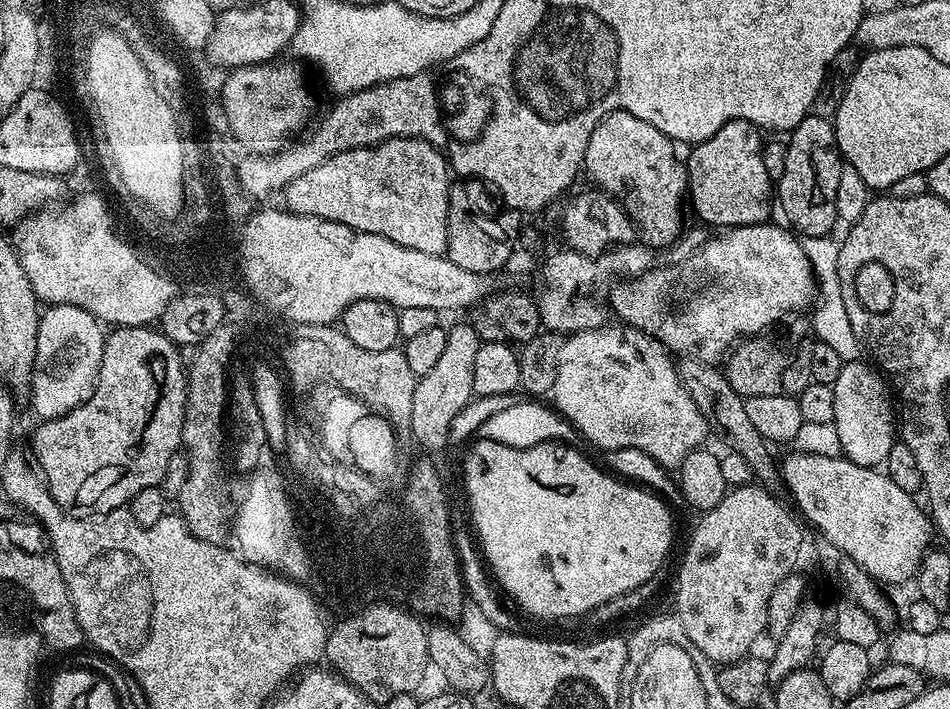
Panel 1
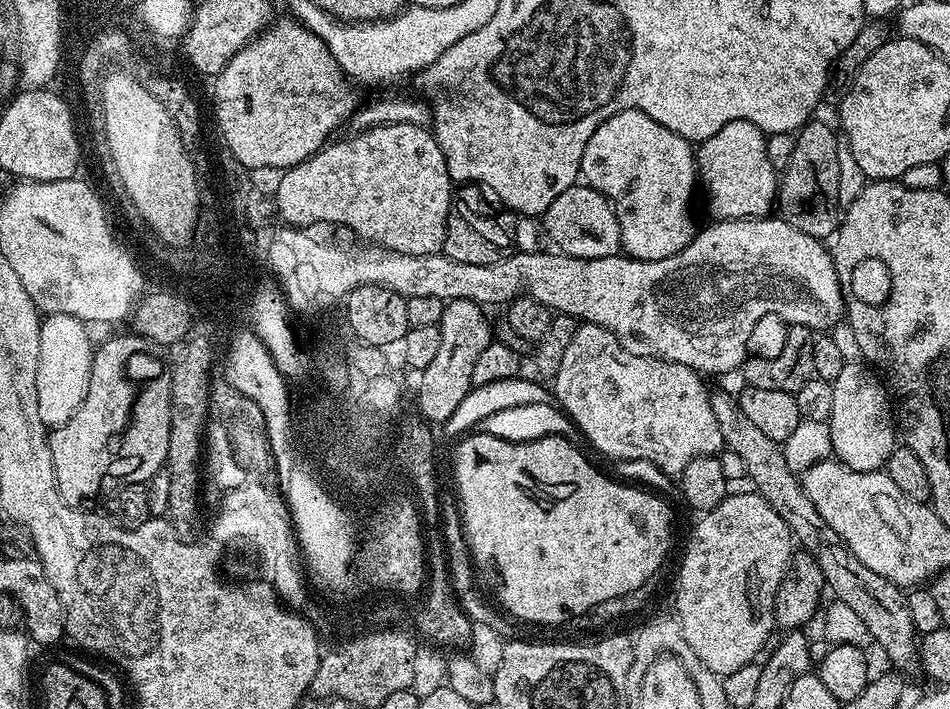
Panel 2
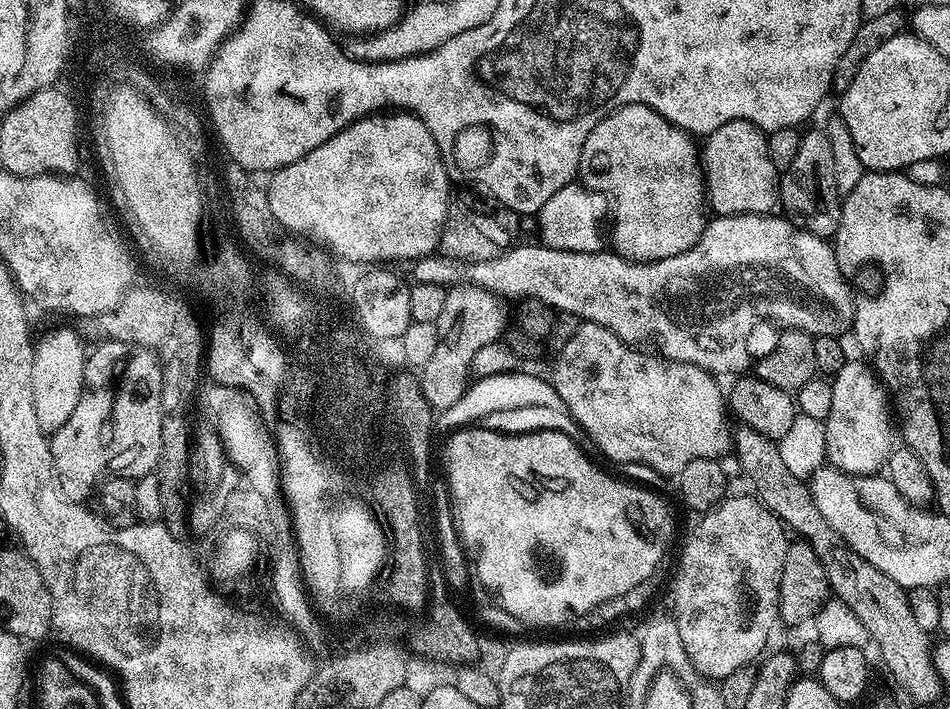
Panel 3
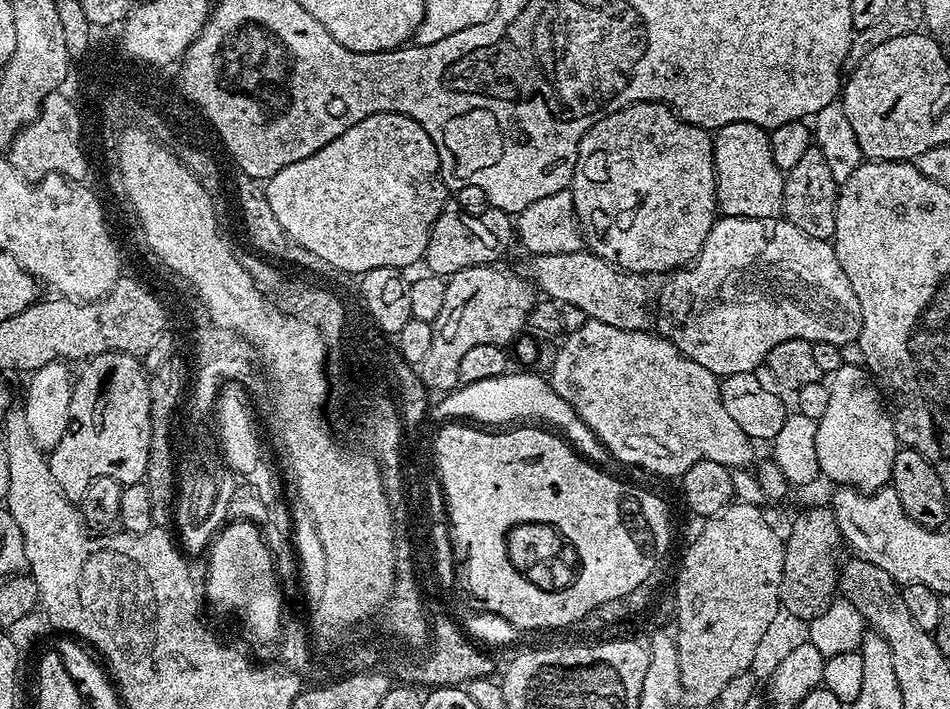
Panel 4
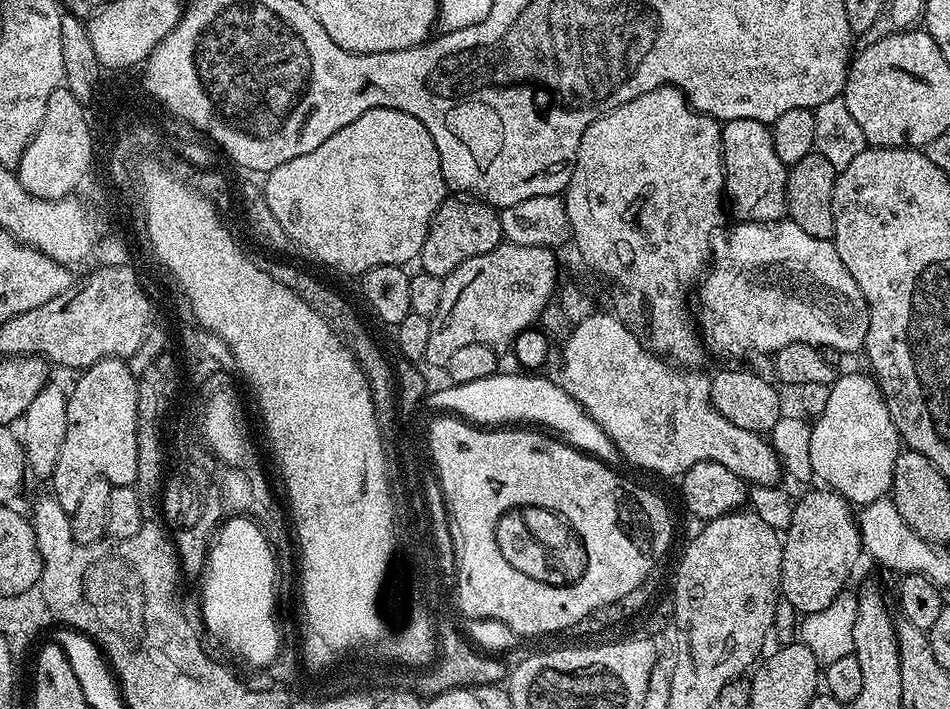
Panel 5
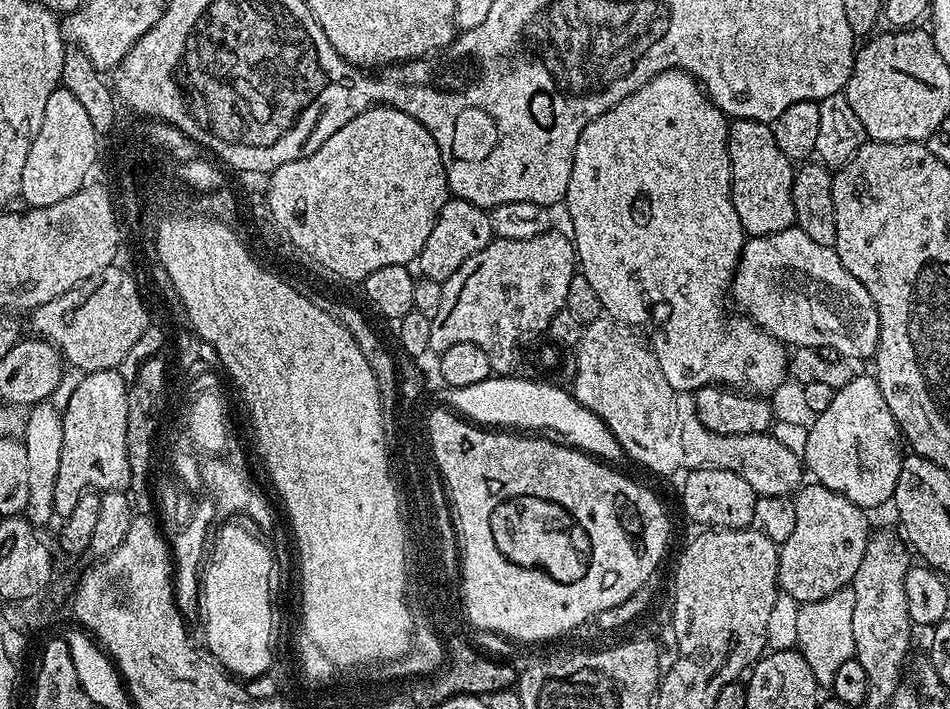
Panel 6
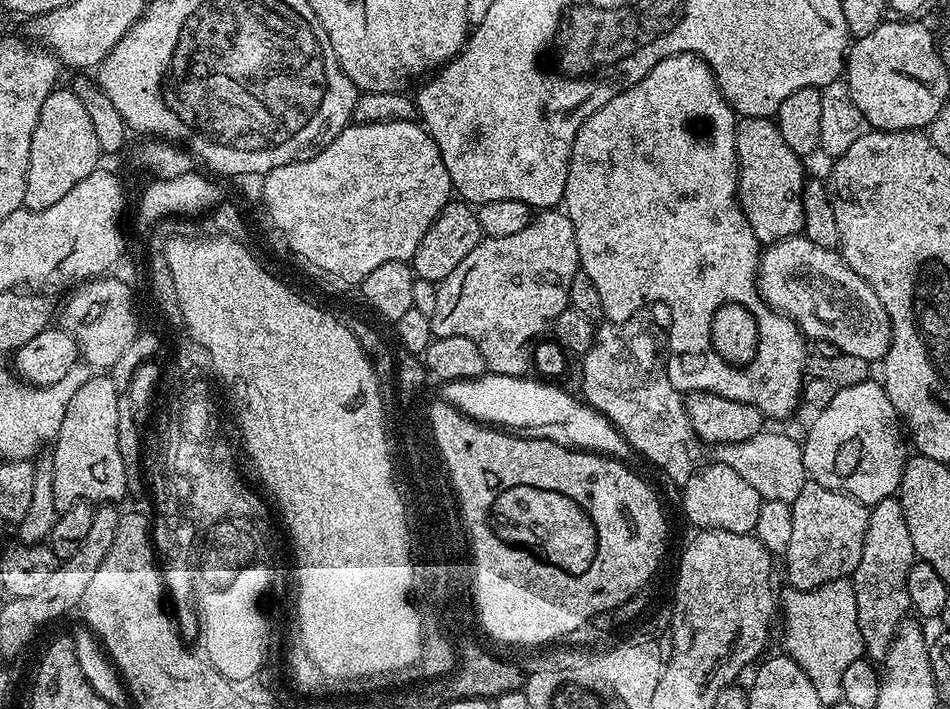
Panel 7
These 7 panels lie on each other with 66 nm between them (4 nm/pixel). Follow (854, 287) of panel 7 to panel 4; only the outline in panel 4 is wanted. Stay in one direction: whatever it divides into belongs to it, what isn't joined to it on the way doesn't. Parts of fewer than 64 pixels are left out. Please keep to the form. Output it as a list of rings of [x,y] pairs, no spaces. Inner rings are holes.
[[[724,216],[717,219],[712,225],[710,234],[706,234],[706,242],[702,250],[697,254],[695,260],[683,268],[675,268],[672,272],[625,272],[622,268],[617,268],[615,264],[606,262],[598,258],[592,252],[581,250],[570,254],[550,254],[549,256],[532,256],[531,279],[537,289],[547,299],[555,300],[560,304],[573,304],[582,310],[589,320],[606,322],[606,326],[618,326],[622,330],[631,332],[643,332],[654,330],[655,335],[669,340],[686,358],[698,362],[698,366],[706,366],[717,376],[723,378],[730,374],[746,374],[756,372],[760,366],[767,361],[774,346],[779,343],[788,342],[791,339],[802,339],[817,344],[818,342],[834,342],[841,346],[854,344],[859,341],[862,330],[862,306],[858,306],[858,294],[854,294],[854,286],[850,286],[850,278],[842,271],[842,266],[838,262],[838,254],[832,249],[831,243],[818,238],[810,238],[810,234],[802,234],[798,226],[794,226],[789,220],[783,218],[746,218],[745,216]]]

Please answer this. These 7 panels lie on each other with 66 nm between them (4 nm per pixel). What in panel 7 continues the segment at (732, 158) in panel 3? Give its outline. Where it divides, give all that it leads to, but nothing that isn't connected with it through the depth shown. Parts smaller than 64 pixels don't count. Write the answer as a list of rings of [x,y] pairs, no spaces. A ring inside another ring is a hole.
[[[746,116],[736,121],[736,161],[740,177],[736,183],[736,194],[740,197],[740,208],[750,222],[750,230],[760,239],[761,245],[776,244],[791,236],[799,236],[804,230],[804,176],[805,161],[782,138],[775,119],[766,116]]]

